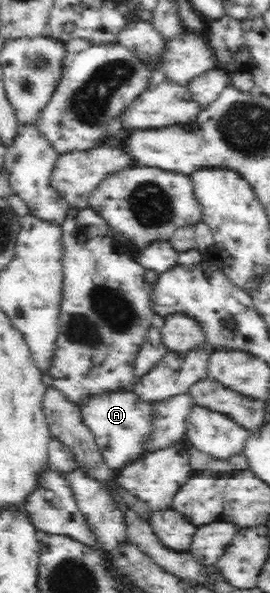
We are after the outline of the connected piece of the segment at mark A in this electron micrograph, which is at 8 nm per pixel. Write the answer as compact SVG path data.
M113 392L95 396L80 405L82 419L96 436L98 448L106 464L115 470L137 460L146 452L146 445L154 433L154 408L151 402L141 401L133 392Z

